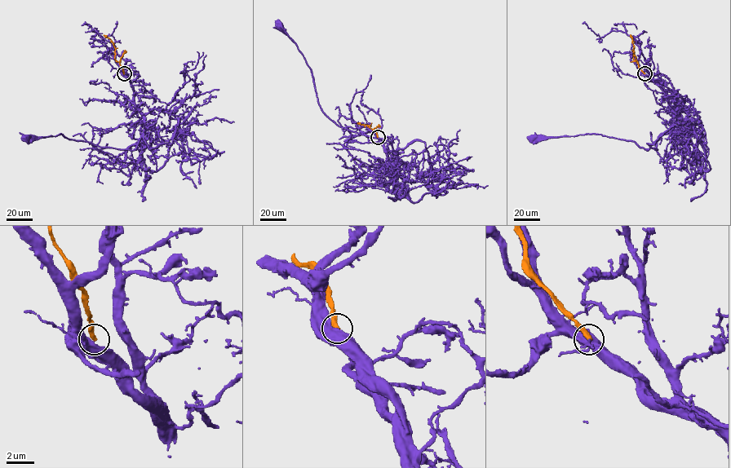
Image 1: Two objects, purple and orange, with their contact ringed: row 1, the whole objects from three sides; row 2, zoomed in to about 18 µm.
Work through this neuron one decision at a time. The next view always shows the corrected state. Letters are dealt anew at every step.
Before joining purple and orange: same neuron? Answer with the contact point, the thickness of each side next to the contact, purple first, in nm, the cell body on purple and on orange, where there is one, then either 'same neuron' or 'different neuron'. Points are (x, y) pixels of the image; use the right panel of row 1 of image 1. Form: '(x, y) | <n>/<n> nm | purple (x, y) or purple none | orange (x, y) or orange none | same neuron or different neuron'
(644, 73) | 750/360 nm | purple (533, 138) | orange none | different neuron

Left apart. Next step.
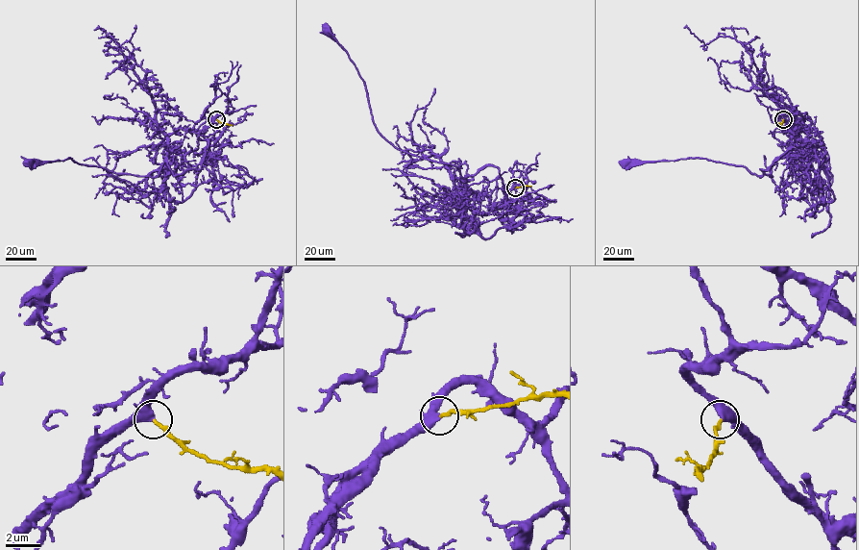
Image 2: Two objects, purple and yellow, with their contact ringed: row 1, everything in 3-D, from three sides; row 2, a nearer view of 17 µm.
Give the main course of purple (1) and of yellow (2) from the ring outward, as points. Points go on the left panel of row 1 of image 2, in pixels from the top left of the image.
1: (216, 119), (203, 129), (179, 129), (169, 135), (166, 157), (154, 177), (119, 174), (70, 158), (29, 162)
2: (216, 119), (233, 125)

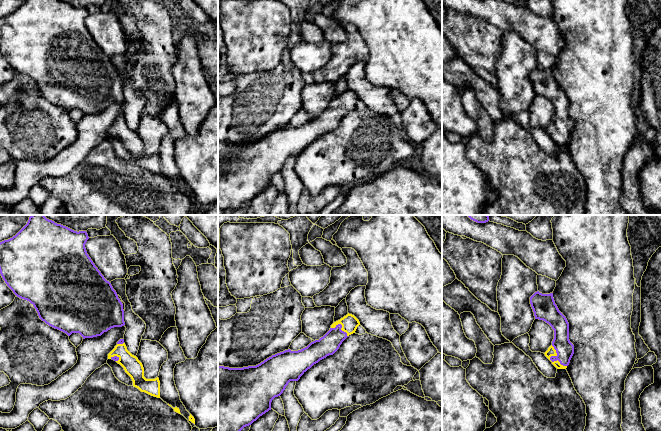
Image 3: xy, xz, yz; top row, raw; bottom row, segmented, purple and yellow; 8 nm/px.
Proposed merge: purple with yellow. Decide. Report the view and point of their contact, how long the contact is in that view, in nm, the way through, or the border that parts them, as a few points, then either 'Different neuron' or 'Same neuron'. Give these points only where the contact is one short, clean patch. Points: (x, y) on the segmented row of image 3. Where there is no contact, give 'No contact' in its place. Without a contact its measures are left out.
Touches purple at yz (550, 359). Shared border 220 nm. Path across: yz (564, 348), (550, 359), (551, 351). Same neuron

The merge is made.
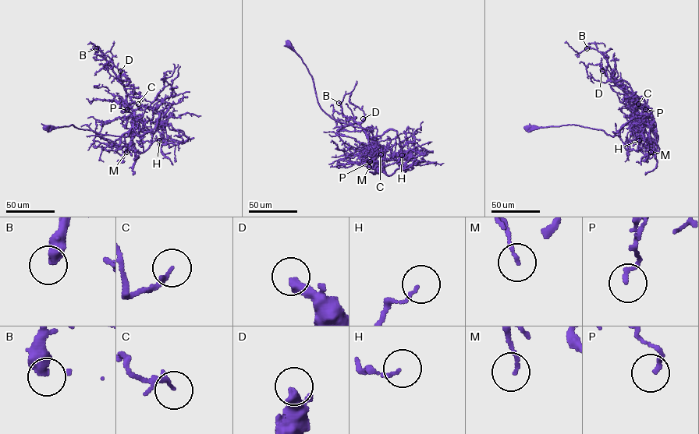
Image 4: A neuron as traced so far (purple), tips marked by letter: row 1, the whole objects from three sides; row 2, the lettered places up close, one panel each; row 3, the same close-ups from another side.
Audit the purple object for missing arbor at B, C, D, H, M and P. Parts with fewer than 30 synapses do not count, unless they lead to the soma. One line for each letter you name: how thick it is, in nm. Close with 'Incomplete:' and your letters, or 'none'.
D: 380 nm
Incomplete: D

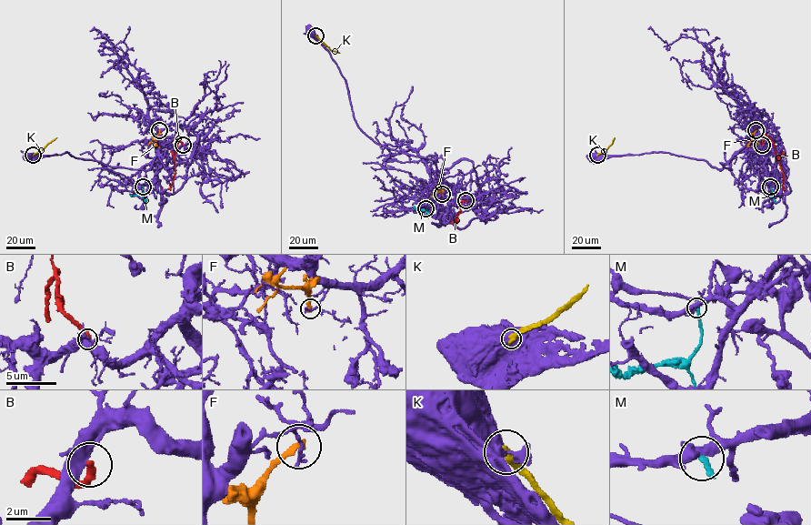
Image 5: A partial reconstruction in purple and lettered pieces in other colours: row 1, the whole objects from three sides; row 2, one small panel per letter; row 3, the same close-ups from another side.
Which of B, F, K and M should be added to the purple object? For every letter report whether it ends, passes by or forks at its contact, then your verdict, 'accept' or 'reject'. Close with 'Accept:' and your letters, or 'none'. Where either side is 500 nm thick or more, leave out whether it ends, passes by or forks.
B: it ends | reject
F: it ends | reject
K: reject
M: it ends | reject
Accept: none

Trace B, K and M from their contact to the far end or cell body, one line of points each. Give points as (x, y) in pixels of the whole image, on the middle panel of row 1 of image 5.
B: (465, 200), (461, 202), (458, 221), (450, 222)
K: (315, 35), (331, 50), (339, 53)
M: (425, 208), (416, 209), (414, 206)

